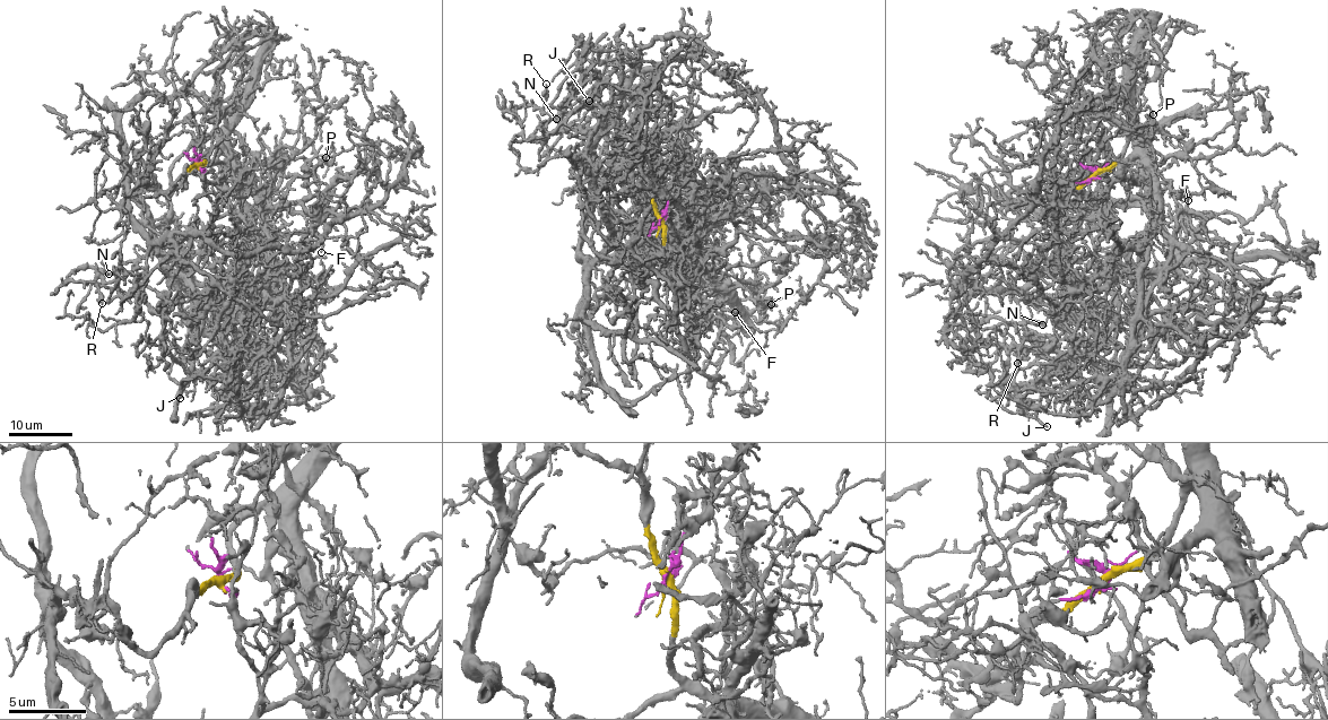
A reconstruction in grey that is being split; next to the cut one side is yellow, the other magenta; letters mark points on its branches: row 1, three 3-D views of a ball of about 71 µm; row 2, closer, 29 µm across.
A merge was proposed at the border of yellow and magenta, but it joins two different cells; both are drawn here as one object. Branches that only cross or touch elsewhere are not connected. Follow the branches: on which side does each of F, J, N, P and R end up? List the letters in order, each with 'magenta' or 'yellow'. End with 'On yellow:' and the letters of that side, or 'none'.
F: yellow
J: magenta
N: magenta
P: yellow
R: magenta
On yellow: F, P

